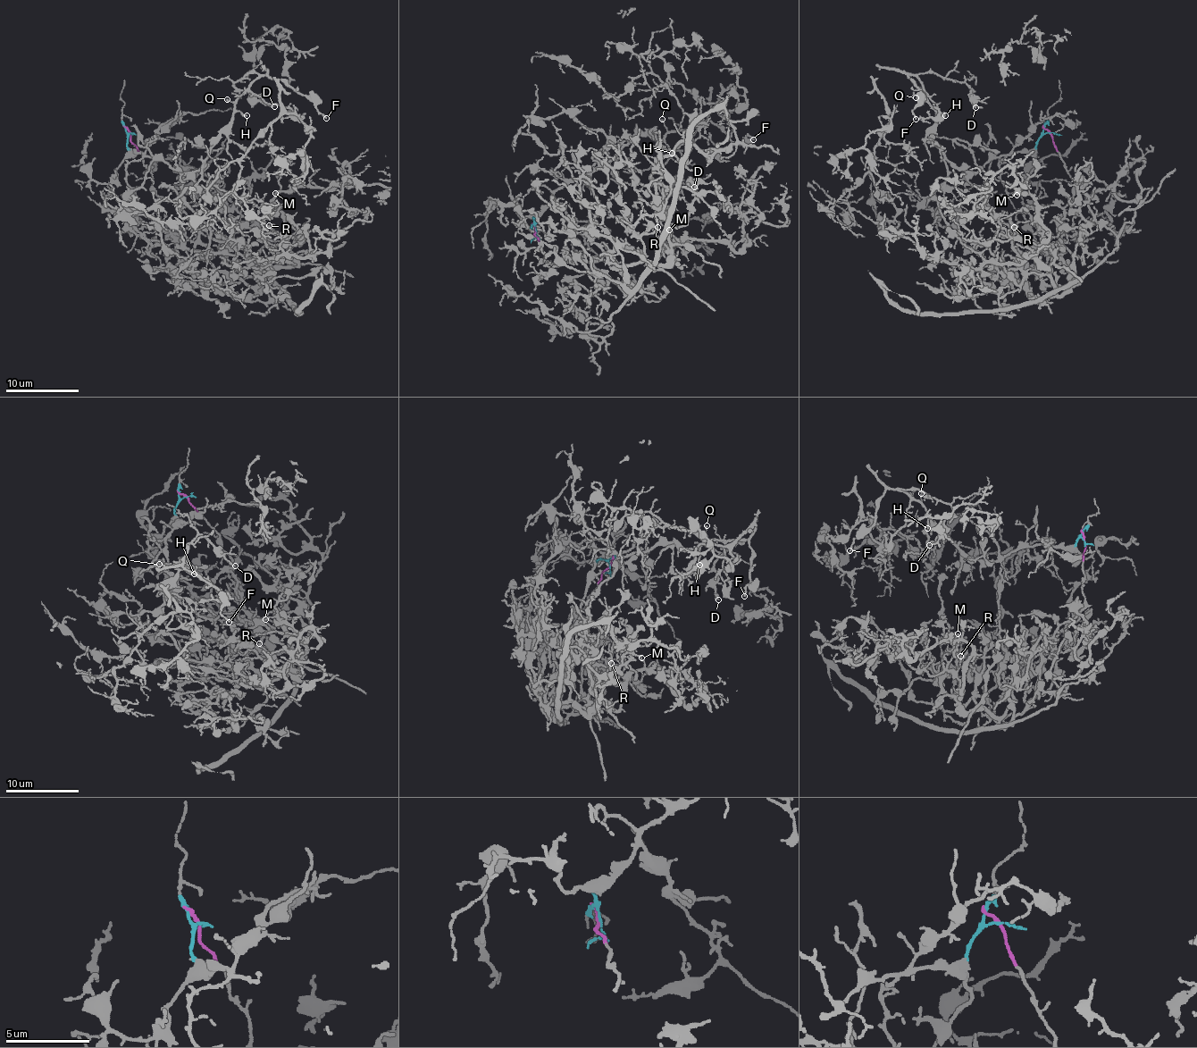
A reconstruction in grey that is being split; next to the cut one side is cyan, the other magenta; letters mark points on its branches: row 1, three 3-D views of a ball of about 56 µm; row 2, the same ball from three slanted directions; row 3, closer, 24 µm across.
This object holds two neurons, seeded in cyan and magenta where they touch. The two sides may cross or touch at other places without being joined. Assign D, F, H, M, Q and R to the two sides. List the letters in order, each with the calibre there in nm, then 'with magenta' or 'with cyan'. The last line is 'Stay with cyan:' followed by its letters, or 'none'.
D: calibre 150 nm; with cyan
F: calibre 140 nm; with cyan
H: calibre 160 nm; with cyan
M: calibre 150 nm; with magenta
Q: calibre 110 nm; with cyan
R: calibre 130 nm; with magenta
Stay with cyan: D, F, H, Q

